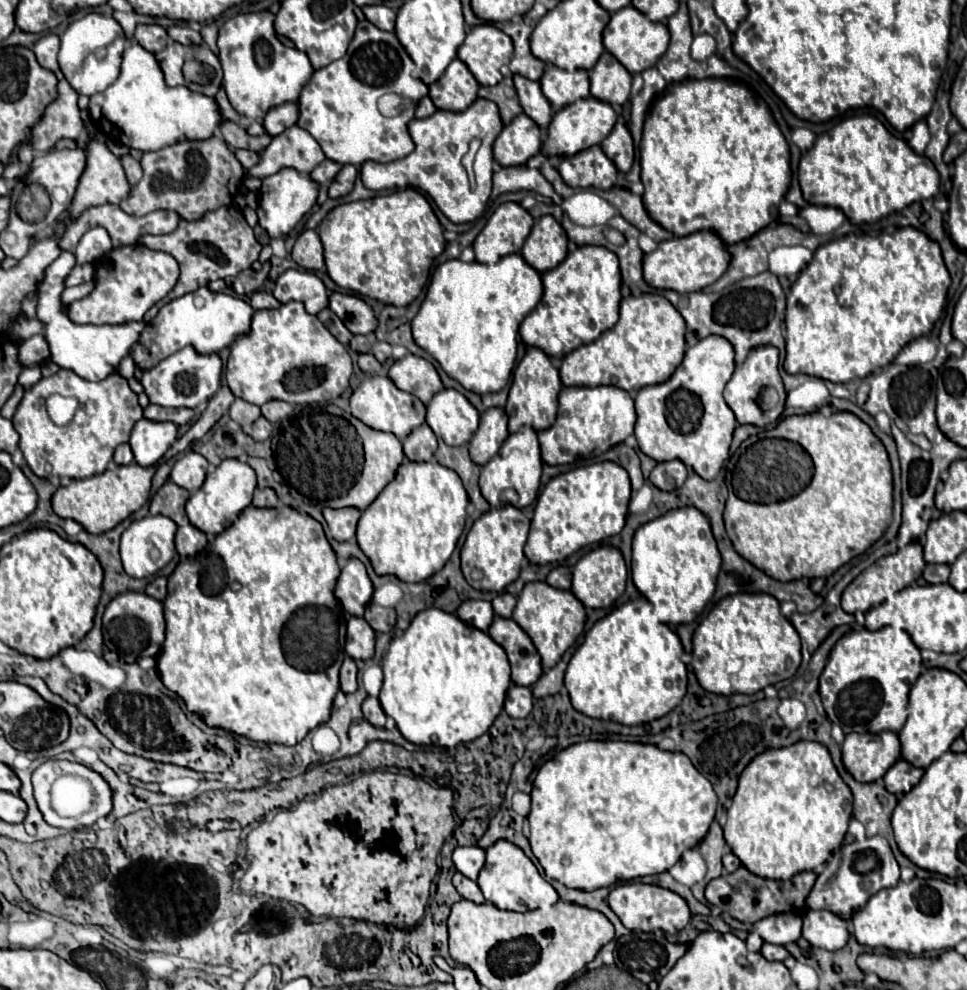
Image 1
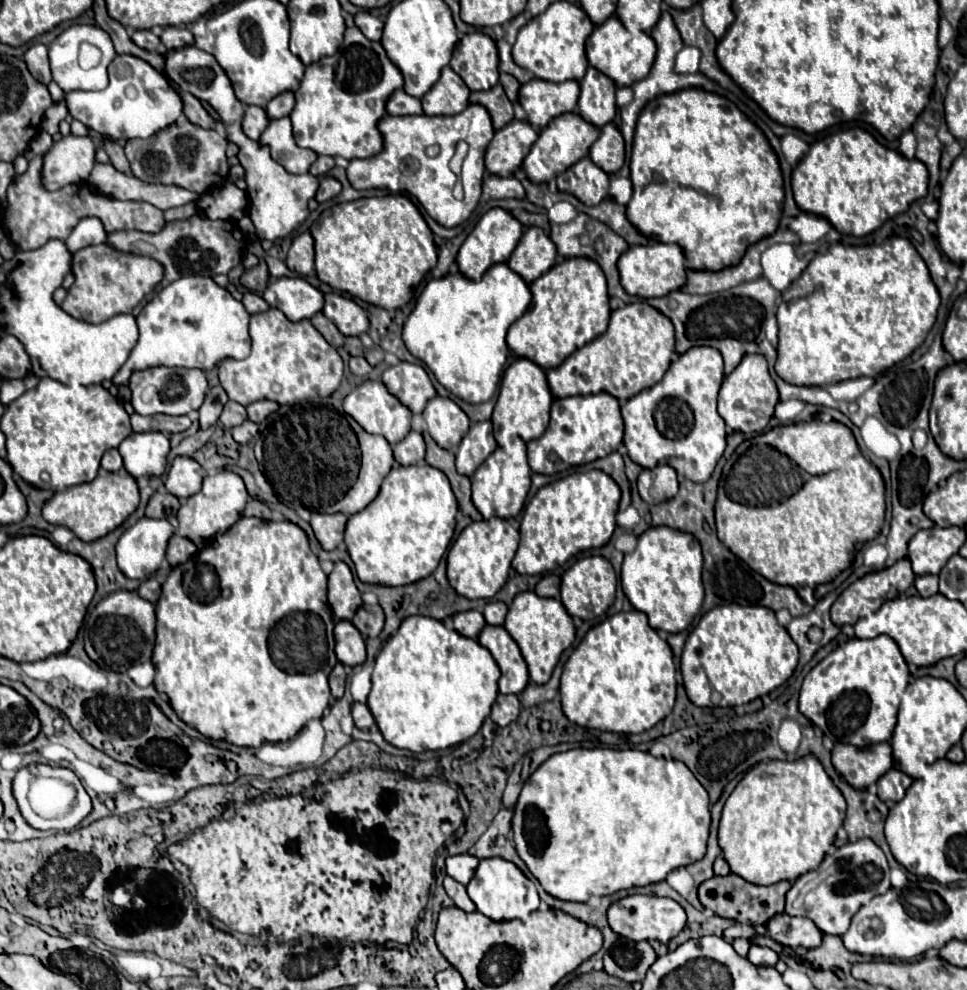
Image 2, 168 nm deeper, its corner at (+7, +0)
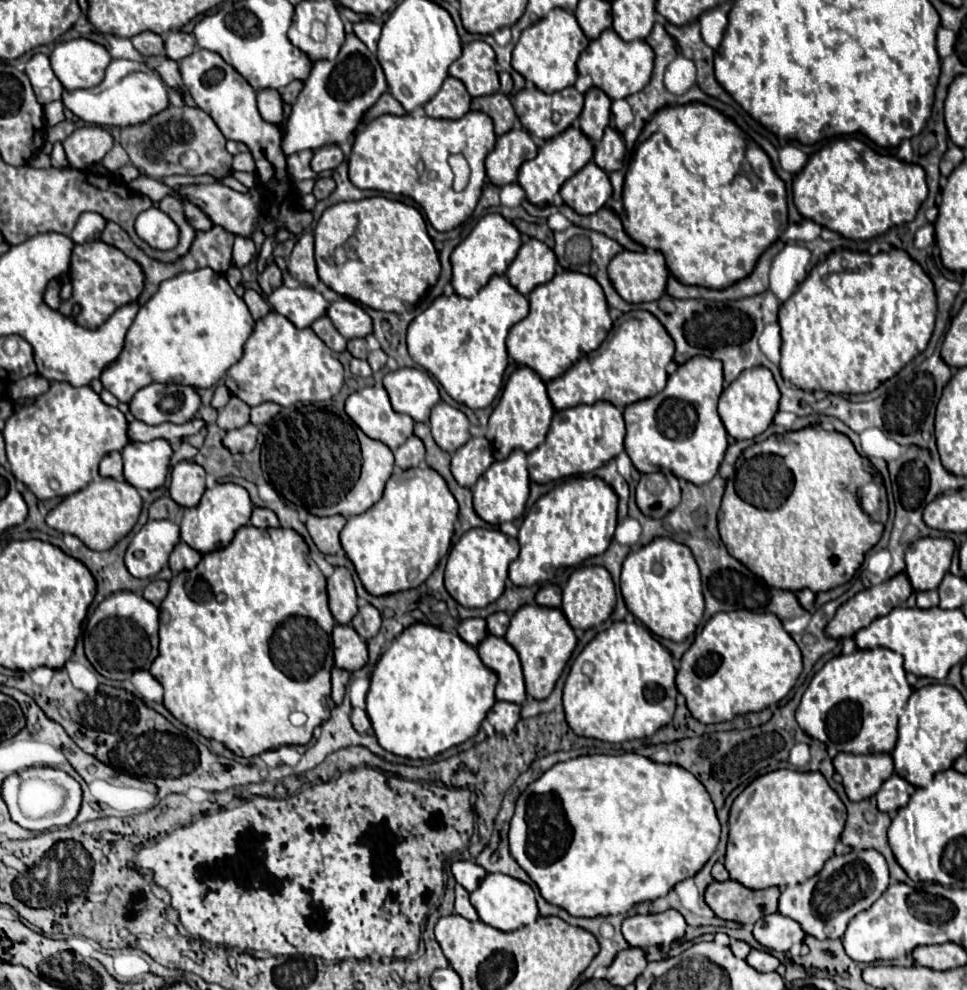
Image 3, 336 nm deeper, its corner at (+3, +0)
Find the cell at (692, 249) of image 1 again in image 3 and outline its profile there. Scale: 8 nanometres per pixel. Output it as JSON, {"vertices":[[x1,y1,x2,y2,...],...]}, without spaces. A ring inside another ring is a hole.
{"vertices":[[623,250,621,254,617,254,609,268,607,268,611,282,615,286,615,290,619,292,619,296,631,304,641,304,641,302,653,302,659,300,665,290,667,290,667,278,669,278,669,268,667,268,667,260,659,250,645,250,645,252,631,252,631,250]]}

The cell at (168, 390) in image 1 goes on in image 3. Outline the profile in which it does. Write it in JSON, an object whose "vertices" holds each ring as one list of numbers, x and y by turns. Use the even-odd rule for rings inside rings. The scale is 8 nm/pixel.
{"vertices":[[153,382,141,388,133,396,129,406,131,414,145,424,161,424,161,422,183,424,195,418,201,406,201,396,195,386]]}

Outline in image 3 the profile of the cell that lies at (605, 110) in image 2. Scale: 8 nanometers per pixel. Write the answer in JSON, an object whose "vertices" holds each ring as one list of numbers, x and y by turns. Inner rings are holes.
{"vertices":[[589,88,585,92,585,106,579,116,579,128,589,136,589,140,597,142,603,136,603,130,611,120,611,98,601,88]]}

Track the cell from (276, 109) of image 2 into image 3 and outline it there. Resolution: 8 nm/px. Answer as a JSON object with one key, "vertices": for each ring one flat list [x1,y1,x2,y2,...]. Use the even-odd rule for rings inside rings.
{"vertices":[[295,80,295,82,291,82,287,88,283,88,283,90,281,90,283,102,285,102,285,104,295,104,301,88,303,88,303,82,299,82,299,80]]}

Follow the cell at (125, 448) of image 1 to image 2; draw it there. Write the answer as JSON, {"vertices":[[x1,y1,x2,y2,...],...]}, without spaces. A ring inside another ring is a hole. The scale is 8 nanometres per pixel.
{"vertices":[[107,450,101,458,101,468,107,470,107,472,119,472,123,468,121,454,117,450]]}

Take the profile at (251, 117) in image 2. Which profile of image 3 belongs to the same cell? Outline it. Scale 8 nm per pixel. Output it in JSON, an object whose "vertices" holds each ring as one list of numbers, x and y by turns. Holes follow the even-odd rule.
{"vertices":[[257,92,257,108,265,122,279,124,283,116,283,102,279,92]]}

